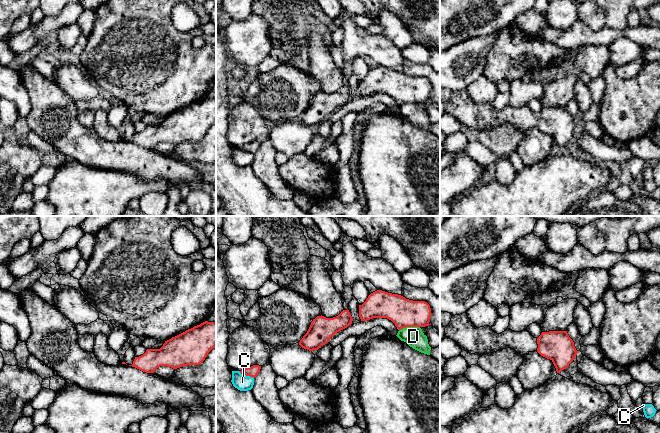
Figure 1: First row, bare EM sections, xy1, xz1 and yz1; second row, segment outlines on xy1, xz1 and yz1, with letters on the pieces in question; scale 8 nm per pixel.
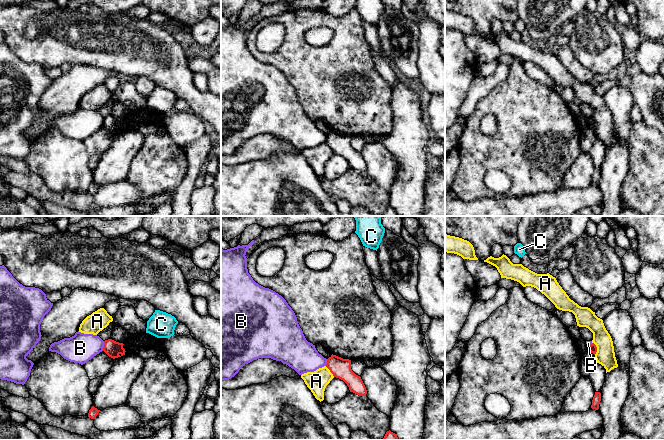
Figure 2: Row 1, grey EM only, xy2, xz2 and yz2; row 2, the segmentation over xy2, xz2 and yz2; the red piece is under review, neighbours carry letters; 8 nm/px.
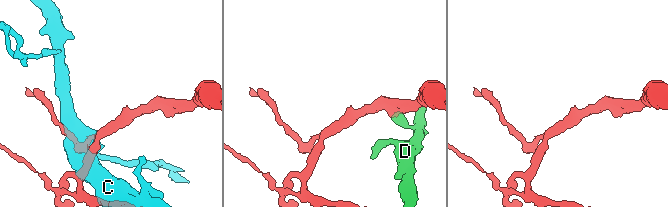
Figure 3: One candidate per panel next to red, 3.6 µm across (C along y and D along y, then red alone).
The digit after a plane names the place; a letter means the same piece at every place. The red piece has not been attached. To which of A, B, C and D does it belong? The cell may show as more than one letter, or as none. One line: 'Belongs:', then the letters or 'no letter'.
Belongs: no letter

